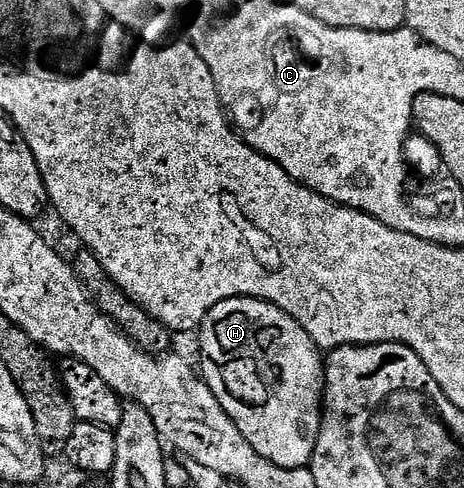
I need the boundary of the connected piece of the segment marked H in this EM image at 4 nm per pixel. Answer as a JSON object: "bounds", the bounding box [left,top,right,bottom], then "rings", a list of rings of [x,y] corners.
{"bounds":[197,296,325,469],"rings":[[[238,296],[237,298],[229,298],[225,302],[217,302],[217,306],[213,306],[213,310],[209,310],[209,314],[199,325],[197,335],[199,335],[198,371],[201,373],[204,382],[209,386],[209,390],[213,390],[217,402],[221,402],[221,406],[227,411],[229,418],[241,430],[244,438],[250,442],[252,450],[258,456],[263,457],[264,460],[276,464],[278,468],[306,469],[310,465],[311,455],[319,437],[319,427],[323,421],[323,370],[325,367],[321,349],[309,338],[307,331],[289,314],[285,314],[280,308],[270,304],[269,301]]]}

